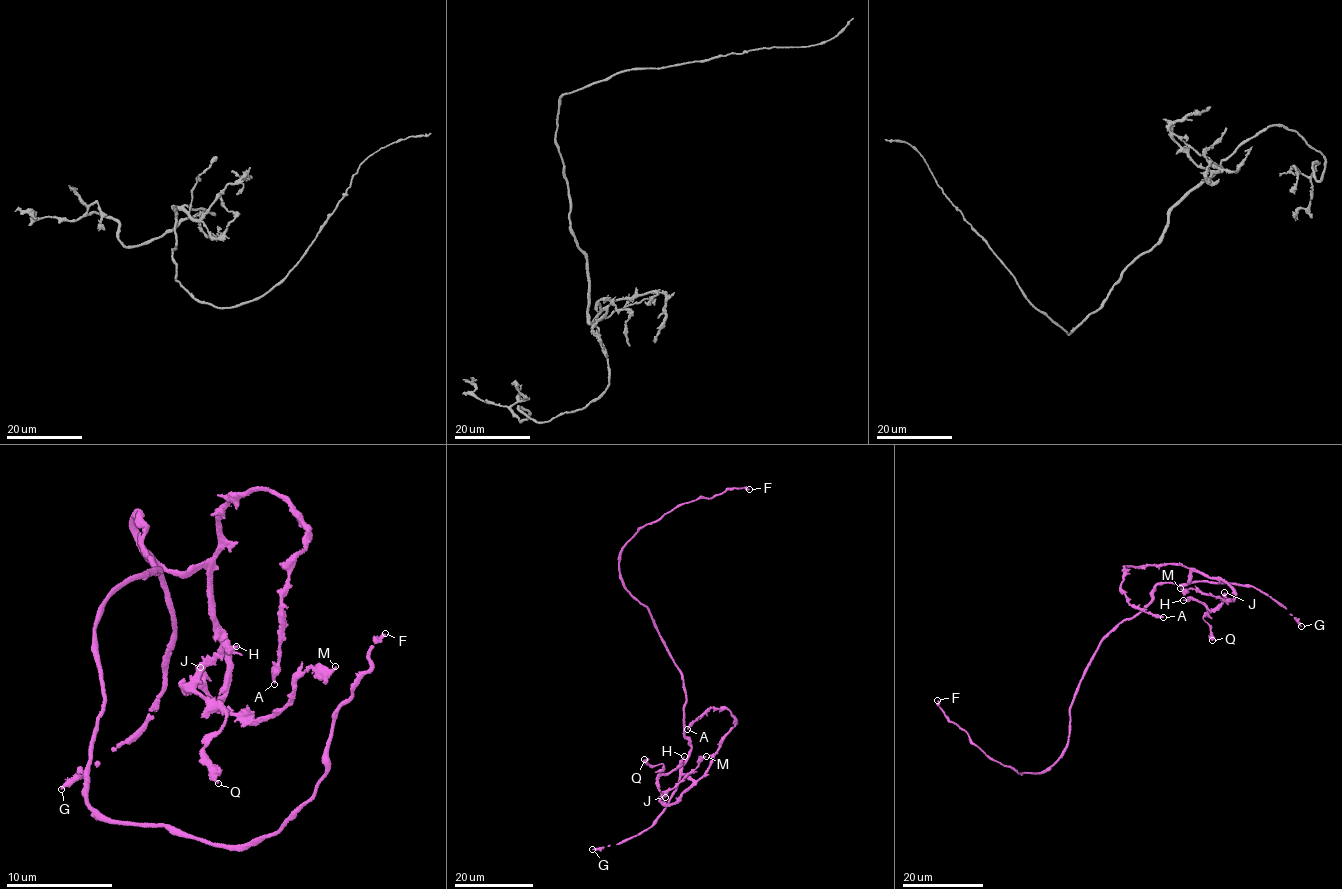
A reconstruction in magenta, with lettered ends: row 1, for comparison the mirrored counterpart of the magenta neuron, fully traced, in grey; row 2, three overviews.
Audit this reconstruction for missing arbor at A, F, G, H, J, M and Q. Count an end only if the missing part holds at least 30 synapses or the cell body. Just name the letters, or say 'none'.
G

